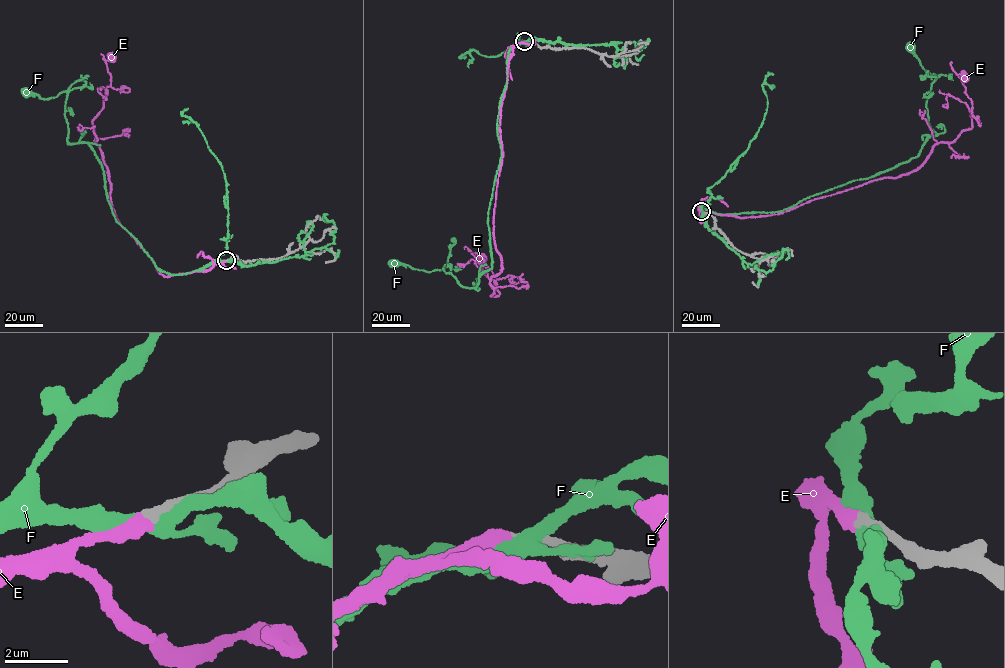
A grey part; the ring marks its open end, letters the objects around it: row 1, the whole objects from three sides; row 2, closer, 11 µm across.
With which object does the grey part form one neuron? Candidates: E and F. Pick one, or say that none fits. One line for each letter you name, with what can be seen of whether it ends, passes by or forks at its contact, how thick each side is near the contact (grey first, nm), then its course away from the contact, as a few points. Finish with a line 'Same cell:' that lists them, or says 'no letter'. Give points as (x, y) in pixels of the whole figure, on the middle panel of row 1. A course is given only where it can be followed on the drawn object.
E: it ends | 340/460 nm | via (524, 41), (512, 52), (500, 108), (496, 296), (496, 278), (473, 254), (483, 257)
Same cell: E

